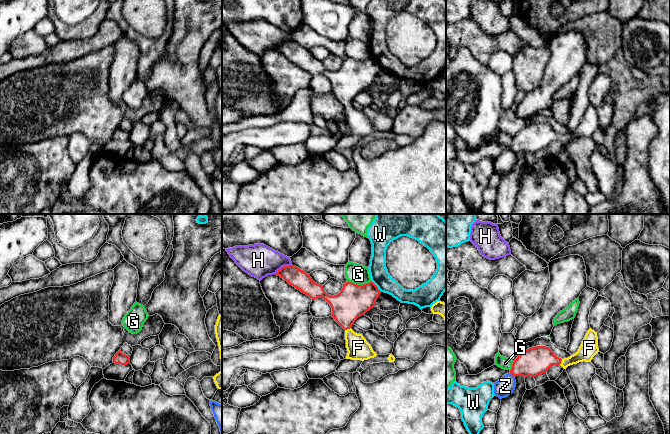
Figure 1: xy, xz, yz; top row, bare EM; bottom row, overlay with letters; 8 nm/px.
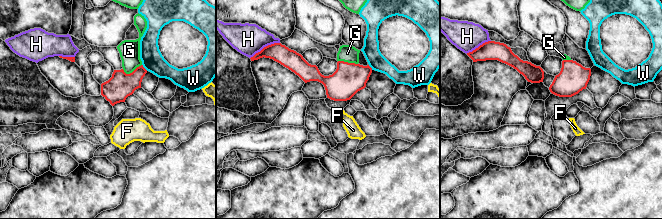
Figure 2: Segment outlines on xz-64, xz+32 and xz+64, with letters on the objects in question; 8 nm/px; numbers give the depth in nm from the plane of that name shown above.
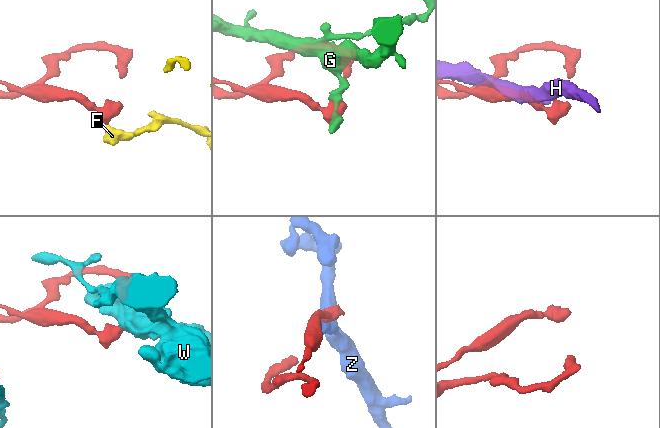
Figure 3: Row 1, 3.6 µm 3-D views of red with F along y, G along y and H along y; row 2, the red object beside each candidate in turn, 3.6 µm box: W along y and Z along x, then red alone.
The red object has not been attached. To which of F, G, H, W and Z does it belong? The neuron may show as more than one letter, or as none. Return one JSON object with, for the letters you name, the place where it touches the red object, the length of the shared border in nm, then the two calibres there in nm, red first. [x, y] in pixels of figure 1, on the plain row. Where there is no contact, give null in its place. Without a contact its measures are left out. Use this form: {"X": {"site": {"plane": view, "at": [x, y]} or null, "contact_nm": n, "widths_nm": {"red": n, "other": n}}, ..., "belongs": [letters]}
{"F": {"site": {"plane": "xz", "at": [347, 104]}, "contact_nm": 50, "widths_nm": {"red": 260, "other": 180}}, "belongs": ["F"]}

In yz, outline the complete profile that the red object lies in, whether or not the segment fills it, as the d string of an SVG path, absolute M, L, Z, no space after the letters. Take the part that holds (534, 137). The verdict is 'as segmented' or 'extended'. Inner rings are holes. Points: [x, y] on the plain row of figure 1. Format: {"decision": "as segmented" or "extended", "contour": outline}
{"decision": "extended", "contour": "M591 104L587 107L578 127L568 134L561 135L546 122L536 122L522 128L513 138L510 149L524 154L536 153L546 149L552 141L561 141L564 145L579 138L591 138L598 130L597 108Z"}

